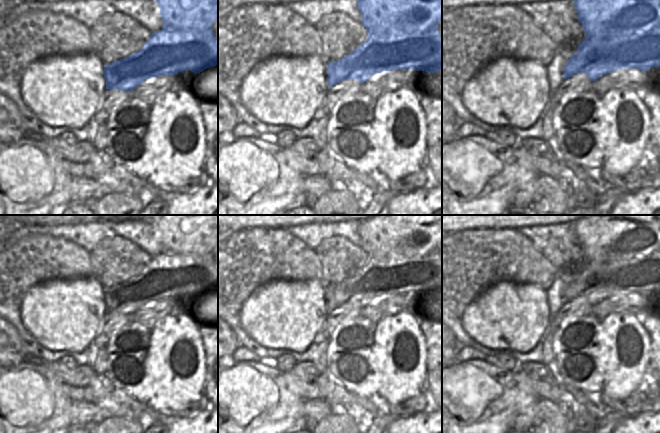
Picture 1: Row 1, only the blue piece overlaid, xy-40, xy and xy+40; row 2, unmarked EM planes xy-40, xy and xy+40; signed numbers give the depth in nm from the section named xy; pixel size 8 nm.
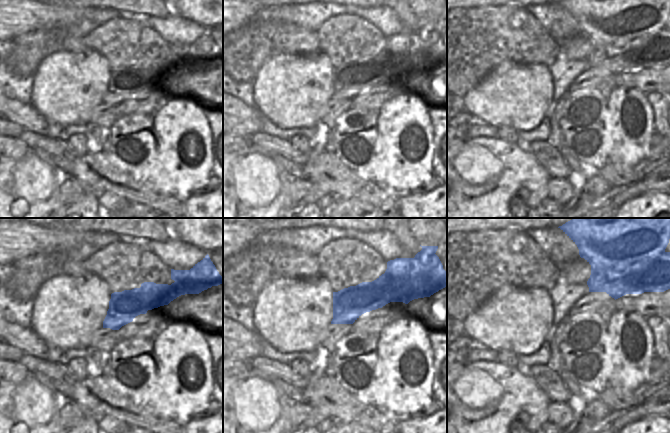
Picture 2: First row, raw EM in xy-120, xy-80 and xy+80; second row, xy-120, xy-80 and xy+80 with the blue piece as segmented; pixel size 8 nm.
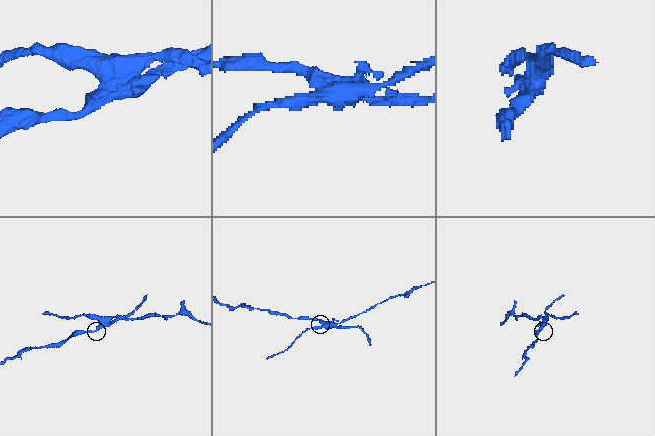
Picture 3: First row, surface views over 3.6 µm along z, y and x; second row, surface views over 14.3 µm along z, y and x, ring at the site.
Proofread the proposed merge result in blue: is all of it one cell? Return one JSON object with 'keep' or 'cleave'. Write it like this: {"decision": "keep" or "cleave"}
{"decision": "cleave"}

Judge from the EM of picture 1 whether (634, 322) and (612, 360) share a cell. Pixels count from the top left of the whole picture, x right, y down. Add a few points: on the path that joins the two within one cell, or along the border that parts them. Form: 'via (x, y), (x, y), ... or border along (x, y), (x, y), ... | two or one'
via (643, 340), (644, 355), (640, 363), (628, 368) | one

